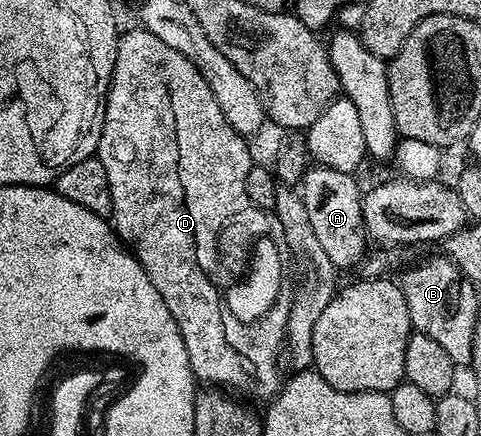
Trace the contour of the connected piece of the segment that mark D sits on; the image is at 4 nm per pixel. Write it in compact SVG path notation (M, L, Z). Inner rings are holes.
M137 27L134 33L122 32L117 39L115 67L107 82L109 94L103 97L103 112L99 117L101 134L99 135L96 157L103 163L103 171L107 171L107 183L111 187L111 203L113 215L111 224L114 233L121 238L122 245L136 257L143 271L151 279L155 291L159 291L159 299L167 303L167 311L171 311L171 319L175 319L175 327L179 327L179 335L183 335L183 347L187 347L187 359L193 368L193 376L198 382L206 381L209 387L239 389L245 394L259 397L263 401L276 396L283 383L283 375L277 367L281 365L284 352L287 317L295 292L291 283L289 269L293 253L287 247L286 235L282 224L272 210L260 209L247 199L247 174L237 173L237 165L221 165L221 153L225 153L225 137L217 133L221 125L217 125L217 108L207 81L200 71L187 57L179 54L172 47L155 35L148 33L143 27Z

